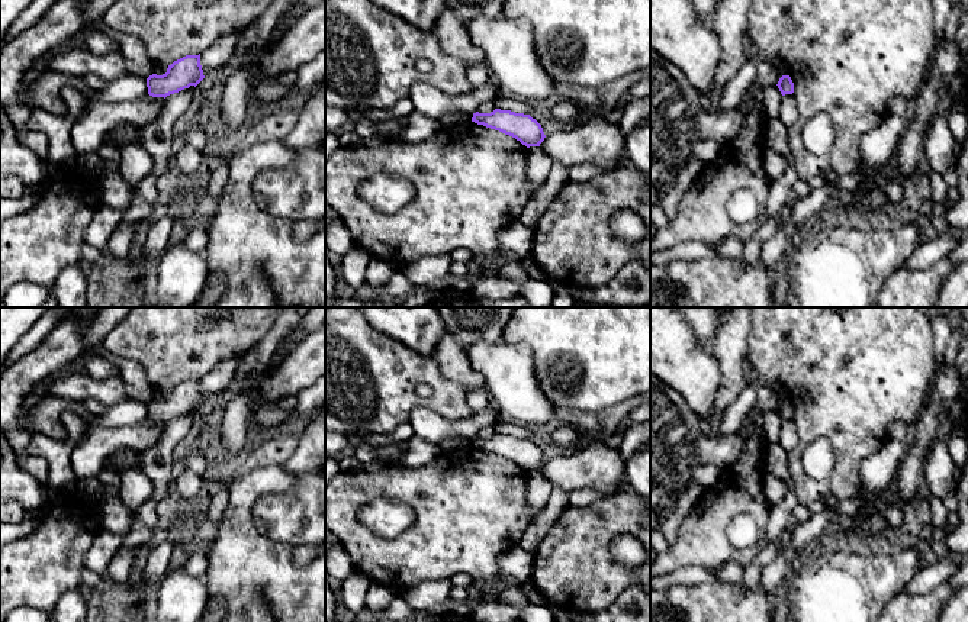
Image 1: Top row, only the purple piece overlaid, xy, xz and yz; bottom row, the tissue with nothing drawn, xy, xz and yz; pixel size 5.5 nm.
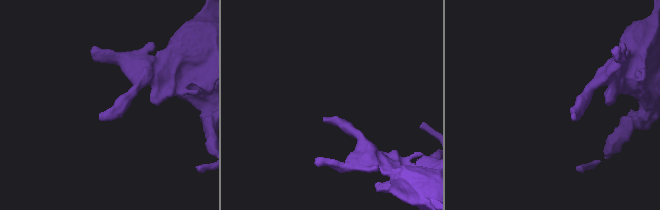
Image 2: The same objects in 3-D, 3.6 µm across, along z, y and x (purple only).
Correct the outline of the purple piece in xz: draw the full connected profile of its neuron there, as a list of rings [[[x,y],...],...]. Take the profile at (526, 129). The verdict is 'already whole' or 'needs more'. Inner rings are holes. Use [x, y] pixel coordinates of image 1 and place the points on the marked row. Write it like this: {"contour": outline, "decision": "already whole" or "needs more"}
{"contour": [[[495,109],[491,113],[473,113],[472,122],[499,130],[520,141],[527,148],[540,146],[546,135],[541,125],[530,115]]], "decision": "already whole"}

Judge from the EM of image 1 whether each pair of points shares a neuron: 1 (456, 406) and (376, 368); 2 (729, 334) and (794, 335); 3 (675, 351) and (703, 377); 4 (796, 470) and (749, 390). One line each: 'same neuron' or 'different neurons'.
1: same neuron
2: different neurons
3: same neuron
4: different neurons

